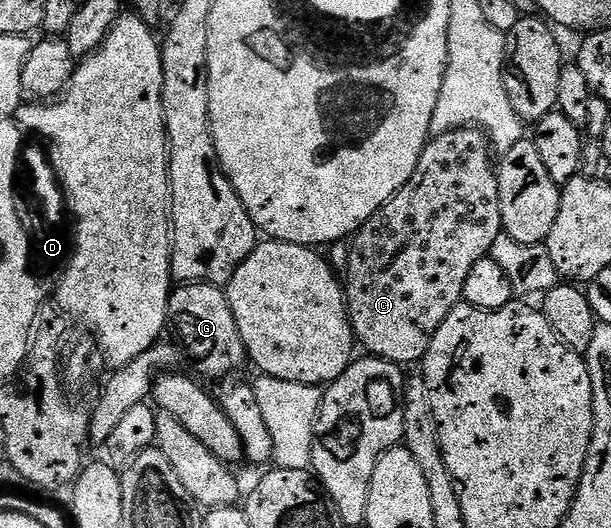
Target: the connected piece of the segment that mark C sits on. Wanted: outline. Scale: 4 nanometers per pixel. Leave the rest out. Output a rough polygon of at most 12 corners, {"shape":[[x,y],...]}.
{"shape":[[433,135],[356,231],[353,337],[423,361],[503,233],[494,152]]}

